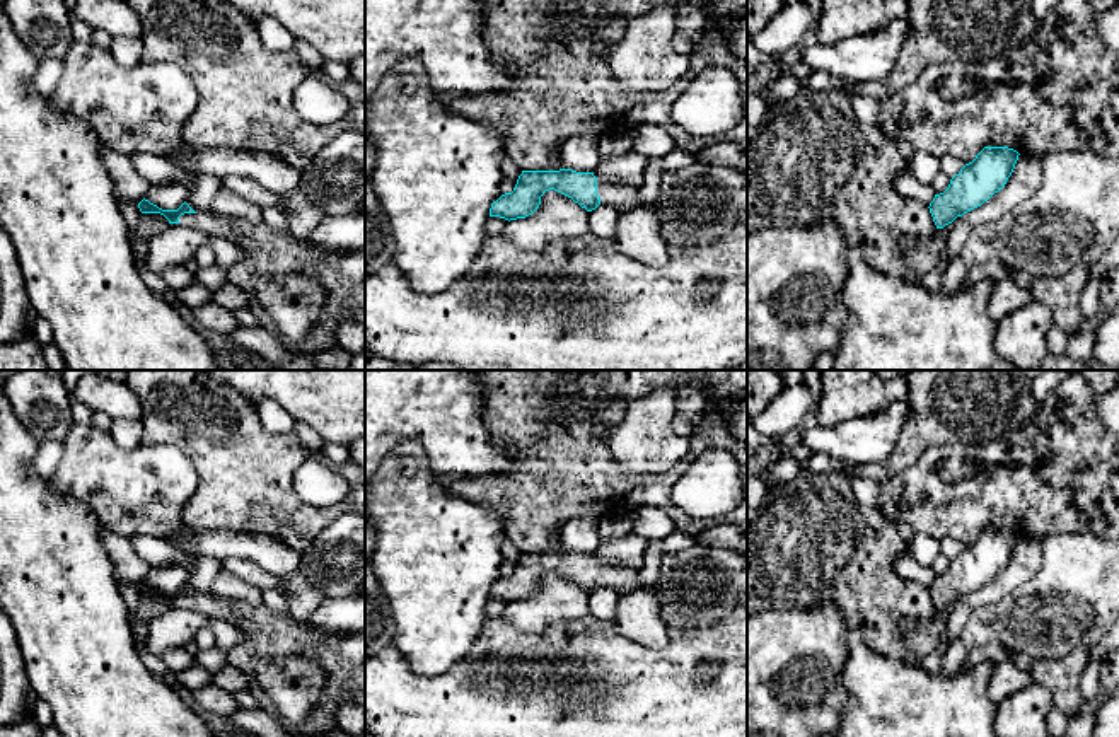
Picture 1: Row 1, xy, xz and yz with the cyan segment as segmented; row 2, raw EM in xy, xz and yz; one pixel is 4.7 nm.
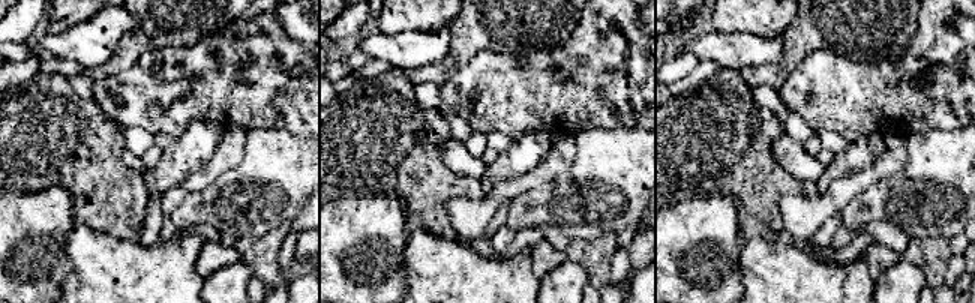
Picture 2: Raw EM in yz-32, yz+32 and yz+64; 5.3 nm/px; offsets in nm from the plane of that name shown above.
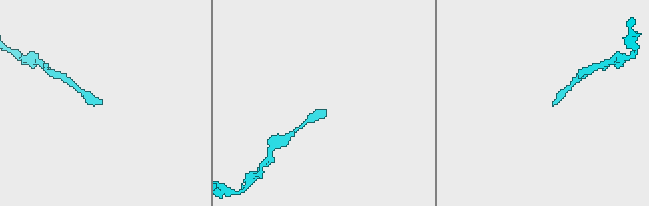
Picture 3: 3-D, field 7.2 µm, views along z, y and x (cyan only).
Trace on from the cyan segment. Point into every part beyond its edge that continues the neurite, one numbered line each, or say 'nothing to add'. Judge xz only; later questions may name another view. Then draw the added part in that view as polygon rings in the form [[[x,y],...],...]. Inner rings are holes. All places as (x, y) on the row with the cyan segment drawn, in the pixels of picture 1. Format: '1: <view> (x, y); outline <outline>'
1: xz (626, 198); outline [[[597,179],[595,193],[600,196],[600,205],[611,205],[621,213],[629,213],[643,206],[640,188],[633,188],[619,181]]]

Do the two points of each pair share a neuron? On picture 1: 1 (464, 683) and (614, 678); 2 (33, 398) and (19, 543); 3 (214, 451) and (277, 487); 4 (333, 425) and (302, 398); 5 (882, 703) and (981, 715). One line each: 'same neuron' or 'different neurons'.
1: same neuron
2: different neurons
3: same neuron
4: same neuron
5: same neuron

